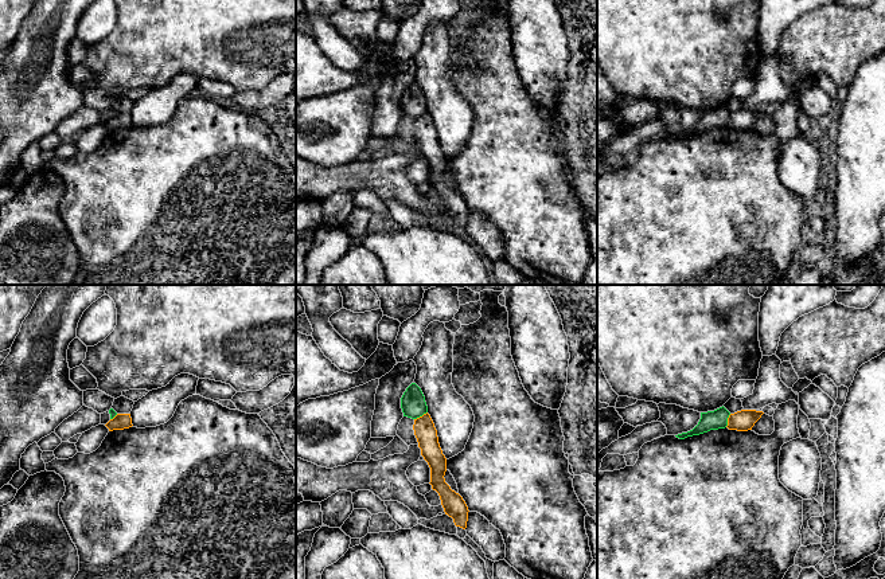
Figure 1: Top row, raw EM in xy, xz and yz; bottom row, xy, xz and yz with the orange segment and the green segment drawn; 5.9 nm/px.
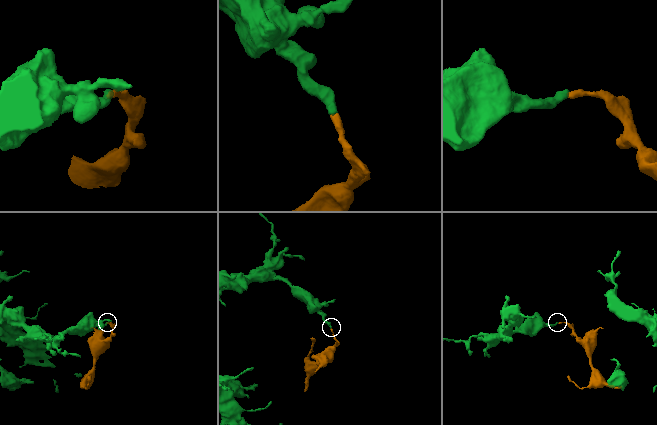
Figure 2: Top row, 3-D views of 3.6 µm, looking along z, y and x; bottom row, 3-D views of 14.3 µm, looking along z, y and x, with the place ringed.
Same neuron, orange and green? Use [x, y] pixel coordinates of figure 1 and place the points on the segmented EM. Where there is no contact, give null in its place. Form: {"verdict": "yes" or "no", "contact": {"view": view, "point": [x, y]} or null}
{"verdict": "no", "contact": {"view": "xz", "point": [420, 417]}}

